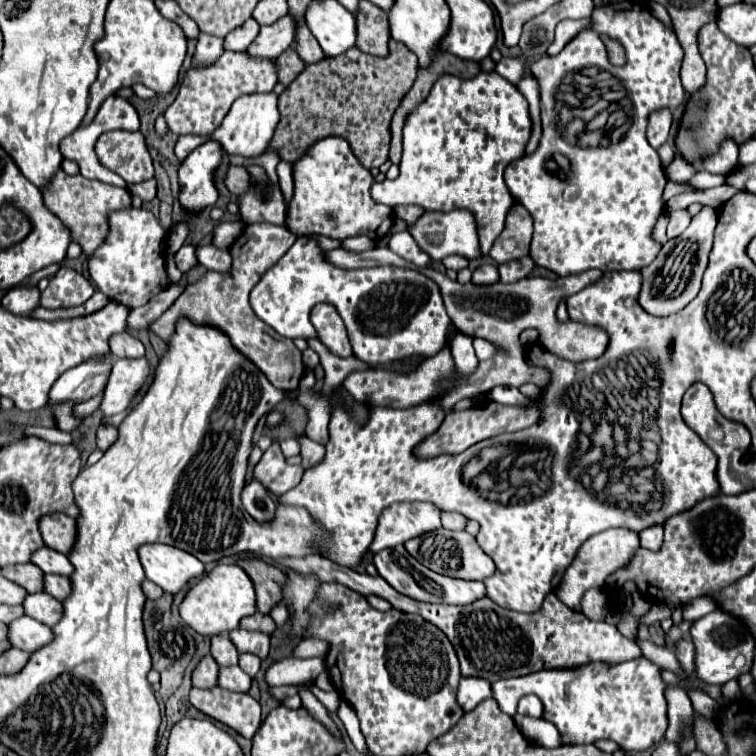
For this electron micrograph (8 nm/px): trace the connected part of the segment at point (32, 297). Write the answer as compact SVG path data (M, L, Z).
M13 288L1 300L1 306L15 315L27 316L33 308L39 306L37 288Z

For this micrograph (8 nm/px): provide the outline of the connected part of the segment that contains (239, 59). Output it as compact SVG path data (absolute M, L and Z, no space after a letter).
M223 52L221 60L213 64L213 68L191 68L181 84L181 90L175 98L175 102L165 110L165 122L171 132L175 134L201 134L209 136L217 124L225 118L229 112L231 104L243 96L243 94L253 94L253 92L269 92L277 84L277 74L275 74L275 60L253 60L247 52Z

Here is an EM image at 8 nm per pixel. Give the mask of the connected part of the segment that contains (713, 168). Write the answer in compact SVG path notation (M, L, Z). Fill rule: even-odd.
M725 140L719 154L701 164L701 168L709 170L711 174L727 174L735 166L737 166L737 146L733 146L733 140Z

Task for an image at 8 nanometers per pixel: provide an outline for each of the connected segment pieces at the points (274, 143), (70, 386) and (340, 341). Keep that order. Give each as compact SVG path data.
M397 40L389 42L389 54L385 58L373 58L361 54L357 48L349 48L341 56L309 64L279 96L281 120L267 150L275 150L285 162L295 162L317 140L341 136L365 168L379 168L387 162L393 112L413 86L417 70L417 56Z
M105 356L105 360L95 362L89 360L85 364L79 364L71 370L67 370L51 388L49 394L49 404L59 404L59 402L85 402L99 394L111 372L111 356Z
M317 304L311 310L311 324L317 332L319 342L323 342L331 354L339 358L347 358L353 354L341 316L337 316L337 310L333 306Z

